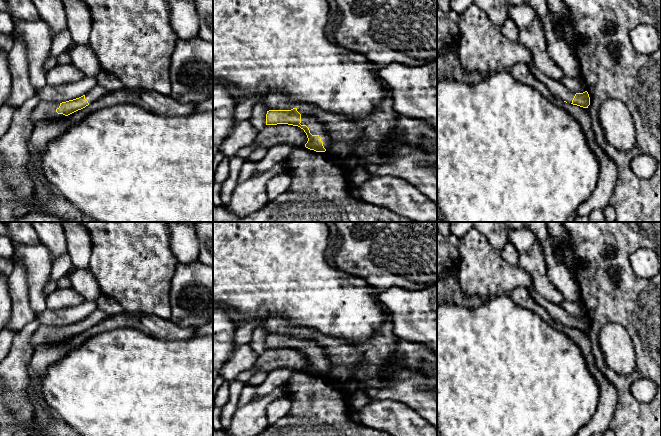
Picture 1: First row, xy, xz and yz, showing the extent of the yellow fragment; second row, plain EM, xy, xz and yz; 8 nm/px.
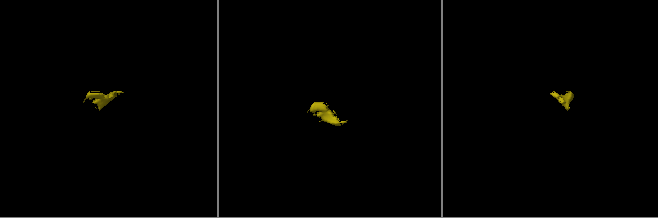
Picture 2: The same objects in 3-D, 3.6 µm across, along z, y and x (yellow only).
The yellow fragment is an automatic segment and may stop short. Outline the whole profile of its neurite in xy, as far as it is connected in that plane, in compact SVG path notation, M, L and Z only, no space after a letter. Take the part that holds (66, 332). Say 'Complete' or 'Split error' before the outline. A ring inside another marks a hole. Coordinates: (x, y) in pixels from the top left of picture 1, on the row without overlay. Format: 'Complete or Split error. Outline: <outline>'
Split error. Outline: M96 309L85 319L73 324L62 327L40 325L33 334L31 345L35 348L41 344L61 343L64 340L85 332L93 325L106 319L107 316L105 312Z

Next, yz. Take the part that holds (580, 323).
Split error. Outline: M528 288L533 299L540 304L553 319L566 327L588 332L590 329L590 321L587 315L583 317L573 317L569 315L561 306L555 305L542 296L533 288Z

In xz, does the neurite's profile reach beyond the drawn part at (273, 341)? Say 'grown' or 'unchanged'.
grown

